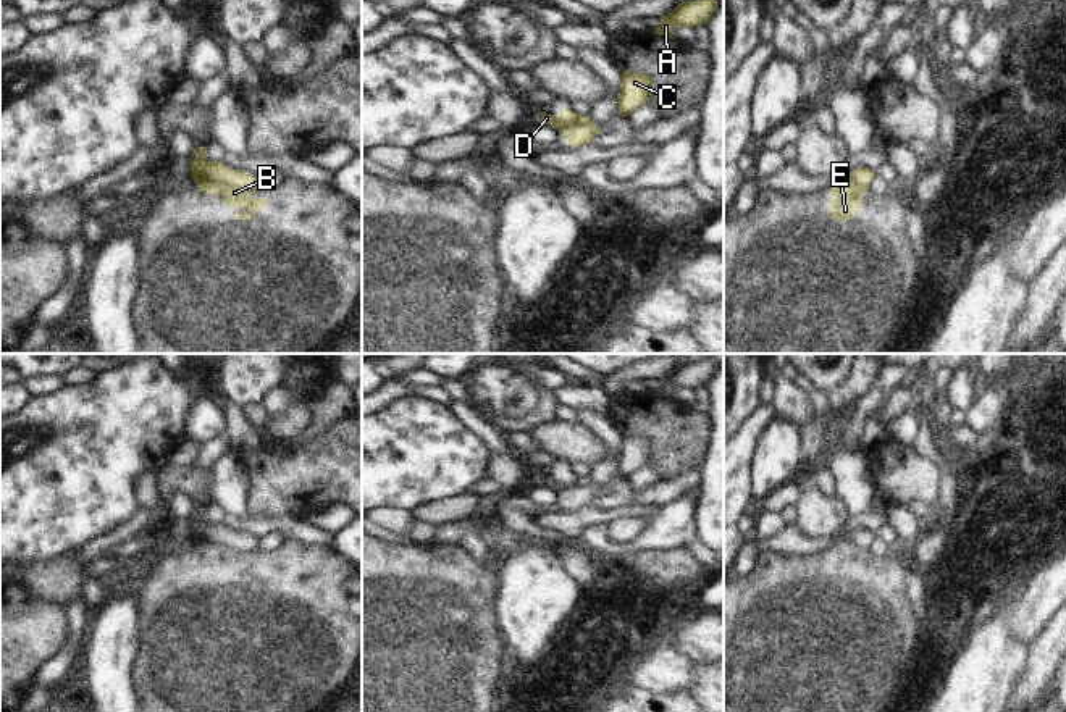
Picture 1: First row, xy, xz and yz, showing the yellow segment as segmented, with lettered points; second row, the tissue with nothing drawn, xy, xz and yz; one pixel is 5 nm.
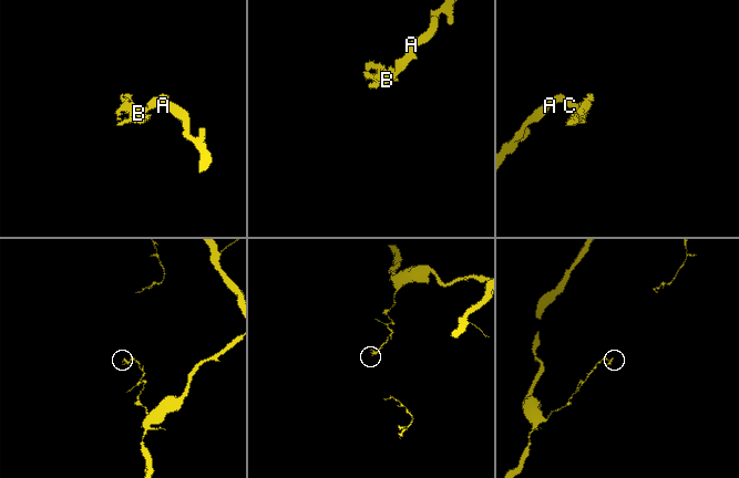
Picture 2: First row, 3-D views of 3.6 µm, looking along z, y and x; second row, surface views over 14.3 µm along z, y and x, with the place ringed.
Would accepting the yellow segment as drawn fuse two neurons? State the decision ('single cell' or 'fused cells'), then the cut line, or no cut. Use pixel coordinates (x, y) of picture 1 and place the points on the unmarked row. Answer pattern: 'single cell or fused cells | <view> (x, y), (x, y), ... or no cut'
single cell | no cut

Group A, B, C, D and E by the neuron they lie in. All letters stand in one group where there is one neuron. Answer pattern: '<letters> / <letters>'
A B C D E

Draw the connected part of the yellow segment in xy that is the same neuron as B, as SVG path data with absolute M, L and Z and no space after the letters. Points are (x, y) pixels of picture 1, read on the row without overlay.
M199 509L191 523L191 539L199 549L197 555L220 555L223 565L249 572L247 575L239 573L237 581L255 580L255 575L268 567L268 560L249 560L258 551L257 539L247 533L231 531L221 521L207 523L205 517L207 509Z

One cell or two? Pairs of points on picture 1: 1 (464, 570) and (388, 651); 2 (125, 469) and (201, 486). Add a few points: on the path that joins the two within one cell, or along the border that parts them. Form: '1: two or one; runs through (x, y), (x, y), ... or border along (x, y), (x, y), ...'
1: one; runs through (444, 590), (407, 632)
2: two; border along (168, 464), (155, 472)

